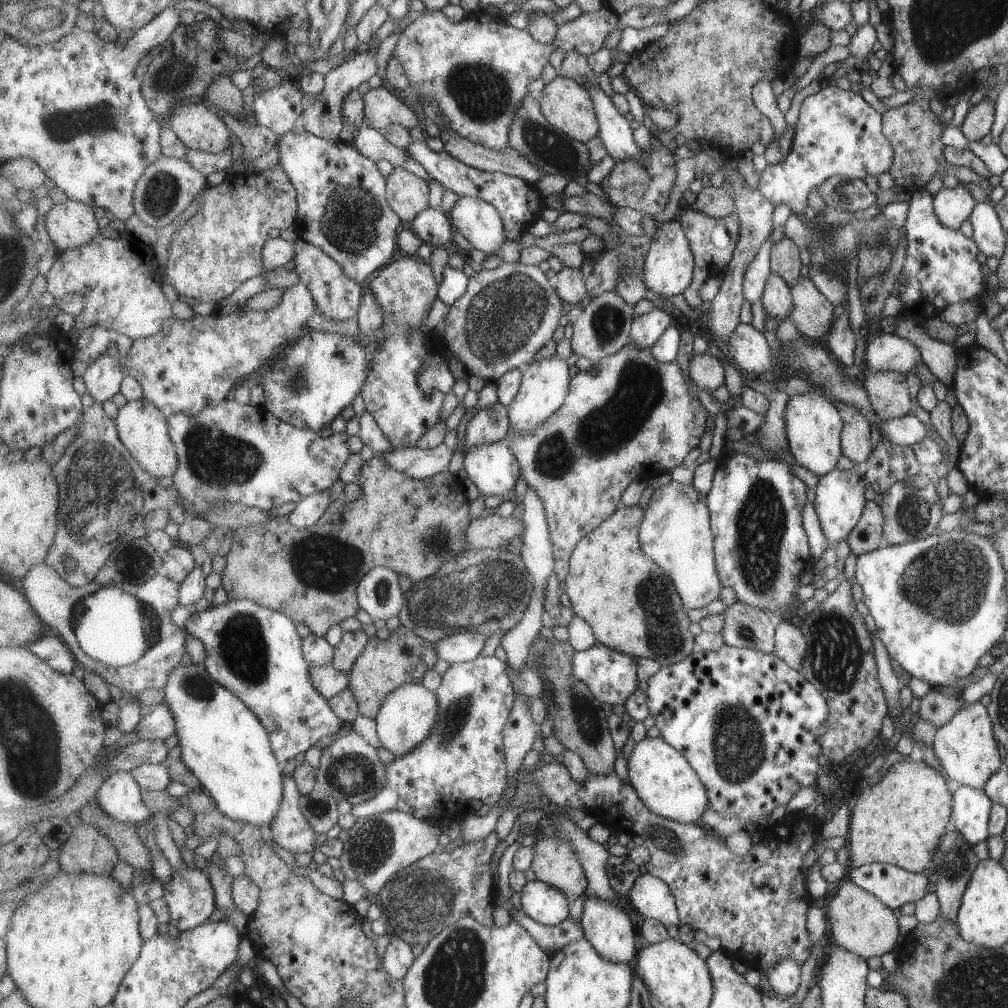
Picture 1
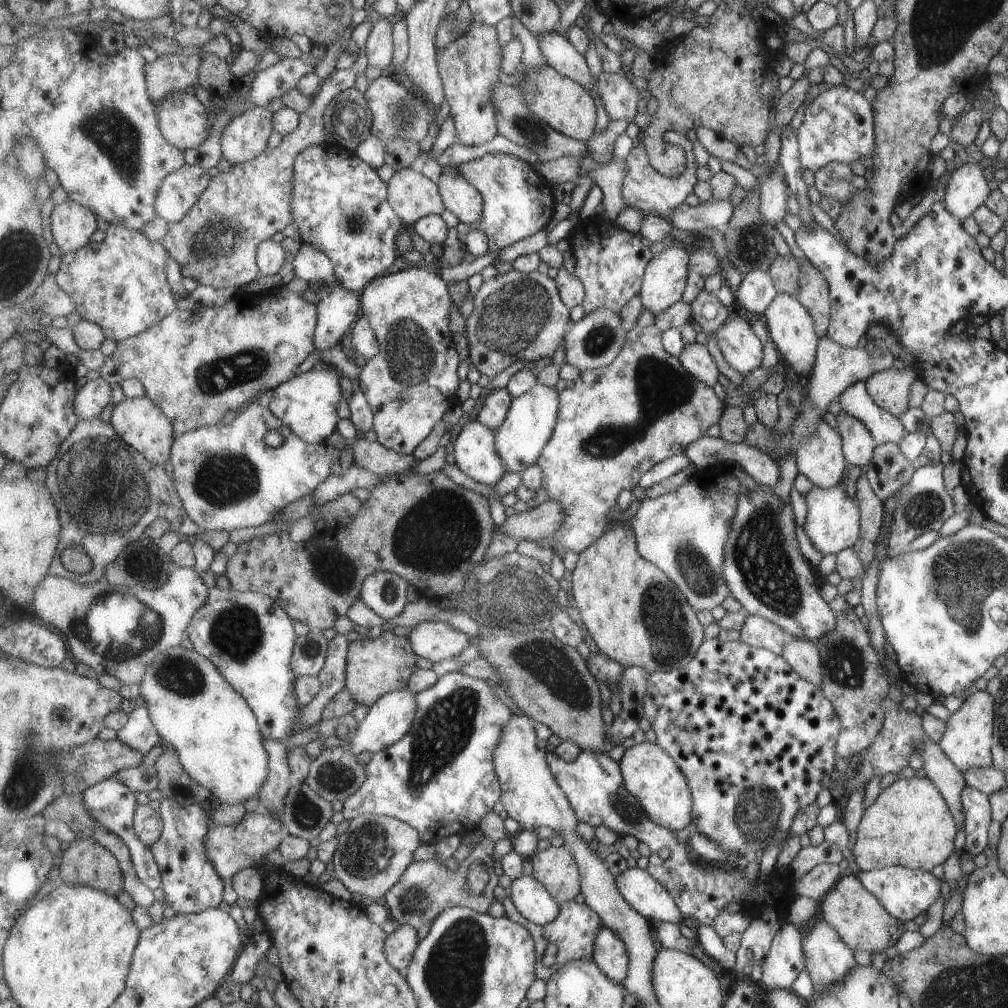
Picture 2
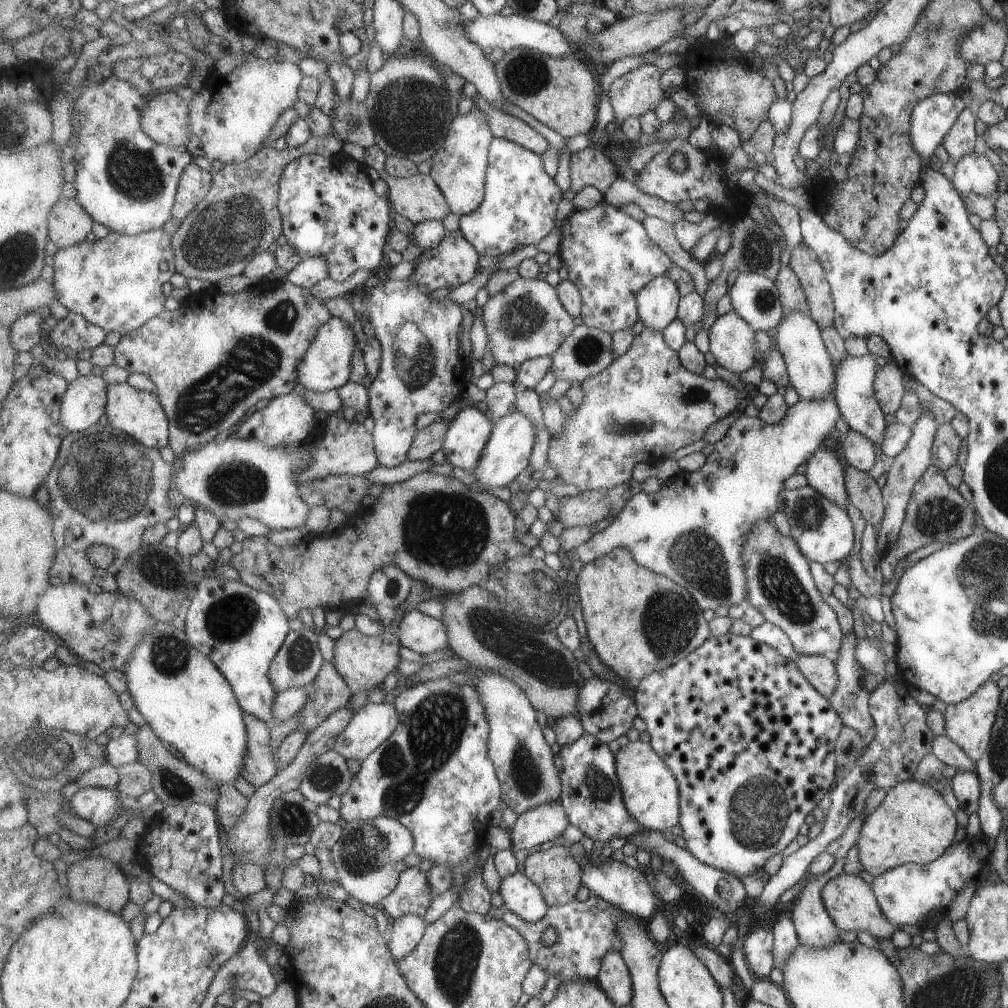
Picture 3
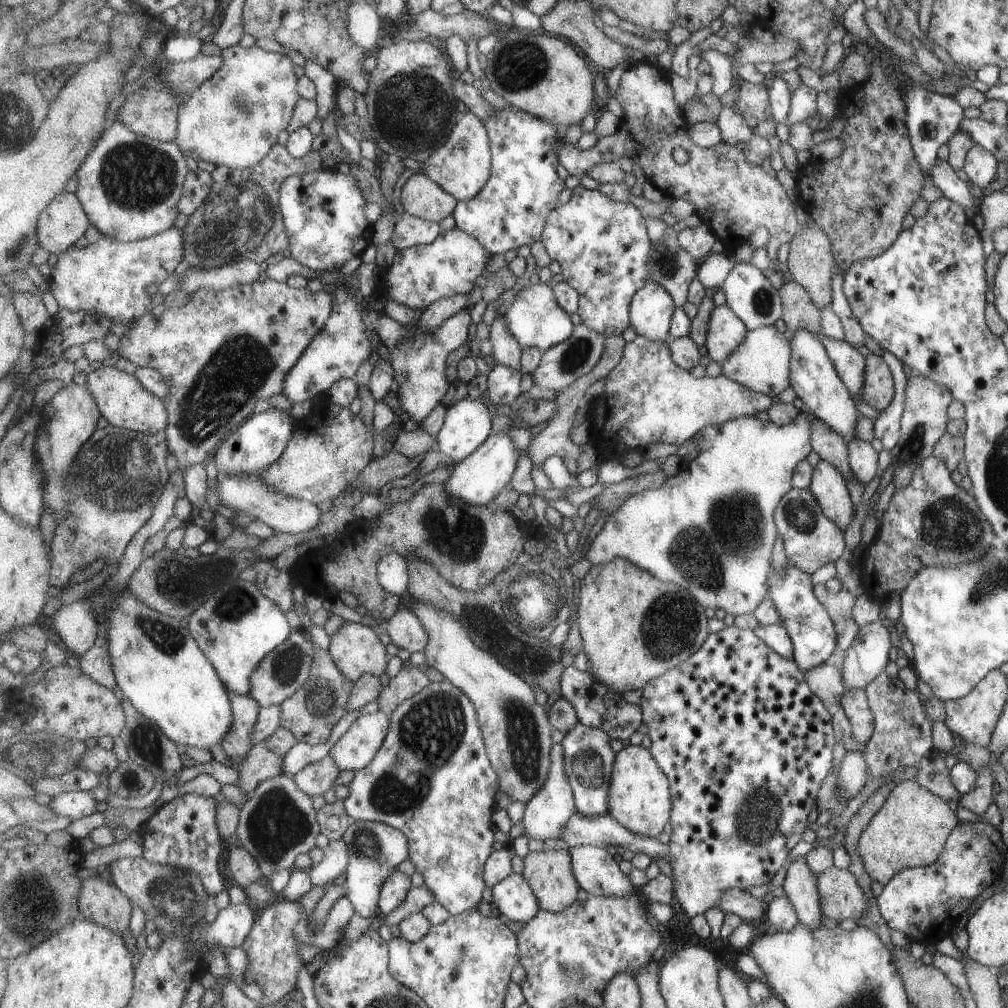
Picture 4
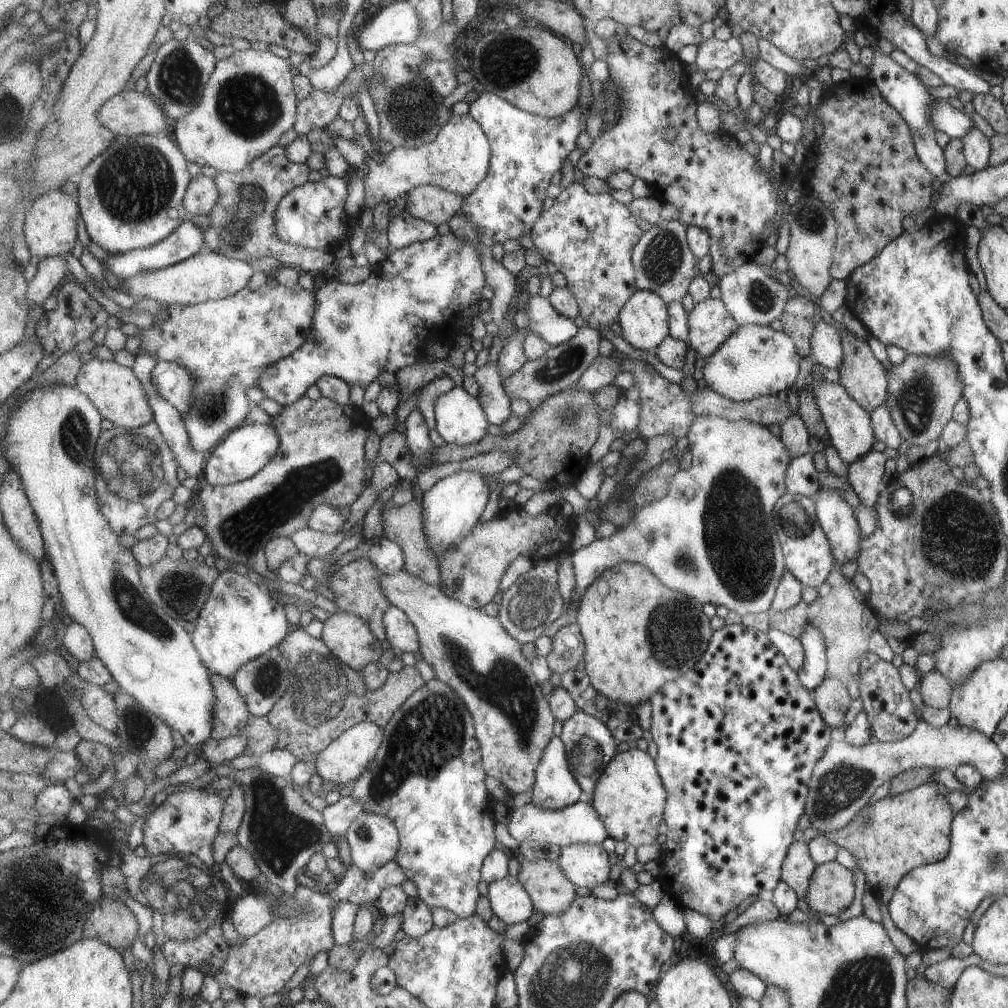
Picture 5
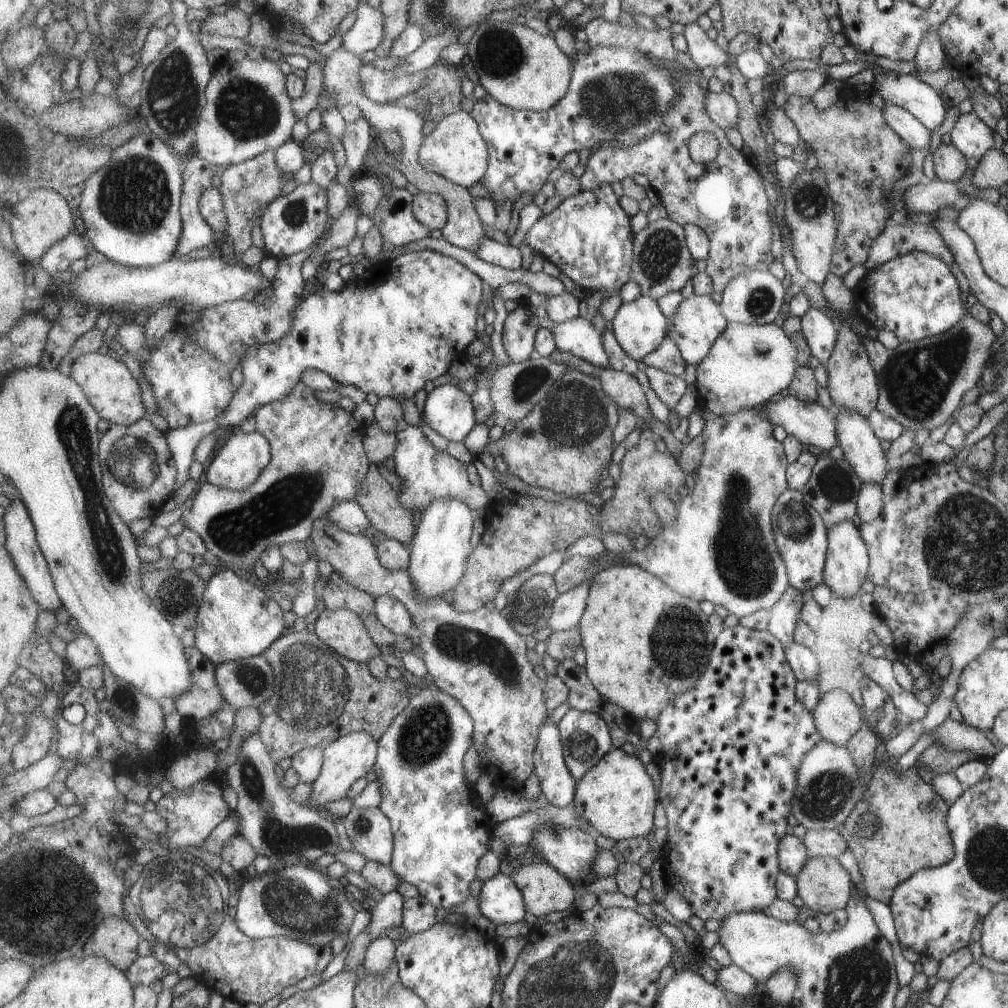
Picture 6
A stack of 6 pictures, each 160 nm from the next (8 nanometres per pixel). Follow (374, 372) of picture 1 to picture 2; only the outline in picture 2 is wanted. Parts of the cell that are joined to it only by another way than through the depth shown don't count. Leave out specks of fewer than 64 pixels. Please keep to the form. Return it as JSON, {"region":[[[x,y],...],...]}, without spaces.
{"region":[[[415,264],[413,268],[409,268],[403,272],[397,272],[395,274],[385,273],[375,280],[372,280],[361,292],[360,301],[362,302],[361,314],[367,315],[367,318],[371,321],[382,348],[379,355],[368,362],[363,361],[362,370],[359,375],[359,386],[367,395],[374,412],[373,429],[376,432],[377,440],[385,448],[394,450],[402,455],[413,455],[417,446],[419,446],[419,444],[433,432],[437,424],[443,420],[443,416],[447,414],[447,410],[451,410],[451,408],[459,404],[459,398],[456,392],[462,381],[458,372],[462,360],[459,358],[457,348],[455,348],[455,340],[453,340],[453,332],[451,332],[451,308],[453,308],[453,300],[451,300],[451,296],[449,296],[449,288],[447,288],[445,280],[441,278],[435,267]]]}

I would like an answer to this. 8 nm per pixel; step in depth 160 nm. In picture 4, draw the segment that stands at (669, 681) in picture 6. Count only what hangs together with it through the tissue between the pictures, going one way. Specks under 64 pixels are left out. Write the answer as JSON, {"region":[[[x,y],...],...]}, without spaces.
{"region":[[[627,558],[593,565],[579,586],[578,620],[590,670],[619,693],[643,689],[649,680],[683,664],[709,636],[705,608],[689,590],[660,580]]]}

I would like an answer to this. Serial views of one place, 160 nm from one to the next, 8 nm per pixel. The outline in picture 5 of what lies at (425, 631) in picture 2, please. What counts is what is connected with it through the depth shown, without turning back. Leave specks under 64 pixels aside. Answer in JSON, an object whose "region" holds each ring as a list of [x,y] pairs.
{"region":[[[392,604],[384,614],[388,642],[395,651],[417,652],[420,650],[420,636],[409,615]]]}

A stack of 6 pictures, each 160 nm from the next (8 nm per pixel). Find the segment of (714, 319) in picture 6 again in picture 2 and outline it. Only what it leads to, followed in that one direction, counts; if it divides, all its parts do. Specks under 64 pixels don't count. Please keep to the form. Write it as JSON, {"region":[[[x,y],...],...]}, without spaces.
{"region":[[[731,313],[726,323],[711,336],[717,340],[727,364],[742,376],[761,366],[763,342],[753,332],[751,321],[743,316]]]}

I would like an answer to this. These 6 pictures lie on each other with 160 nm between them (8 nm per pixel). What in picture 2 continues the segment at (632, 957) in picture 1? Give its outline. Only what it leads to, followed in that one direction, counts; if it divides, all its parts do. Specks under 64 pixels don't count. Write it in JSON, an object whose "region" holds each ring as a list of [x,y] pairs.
{"region":[[[604,924],[604,928],[596,938],[596,950],[593,960],[611,980],[624,984],[628,978],[630,956],[626,944],[621,937]]]}

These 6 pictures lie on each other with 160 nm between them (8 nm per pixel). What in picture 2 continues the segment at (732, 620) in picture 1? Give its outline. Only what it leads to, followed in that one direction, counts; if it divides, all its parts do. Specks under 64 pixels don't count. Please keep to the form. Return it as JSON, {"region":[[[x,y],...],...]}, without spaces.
{"region":[[[751,615],[740,630],[742,640],[757,648],[766,648],[783,655],[790,634],[770,620]]]}

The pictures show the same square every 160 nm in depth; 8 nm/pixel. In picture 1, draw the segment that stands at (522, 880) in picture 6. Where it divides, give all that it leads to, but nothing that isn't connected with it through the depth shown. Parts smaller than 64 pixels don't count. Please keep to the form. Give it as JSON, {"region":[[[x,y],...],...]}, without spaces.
{"region":[[[557,834],[537,841],[532,870],[539,880],[562,890],[570,899],[586,894],[588,876],[573,845]]]}

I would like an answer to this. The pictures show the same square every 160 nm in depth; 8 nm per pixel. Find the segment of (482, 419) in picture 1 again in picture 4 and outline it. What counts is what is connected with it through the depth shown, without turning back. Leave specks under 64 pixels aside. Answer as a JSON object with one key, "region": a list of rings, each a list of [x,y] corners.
{"region":[[[496,362],[495,368],[488,375],[487,386],[493,406],[512,405],[521,394],[521,378],[519,370],[513,370],[505,364]]]}

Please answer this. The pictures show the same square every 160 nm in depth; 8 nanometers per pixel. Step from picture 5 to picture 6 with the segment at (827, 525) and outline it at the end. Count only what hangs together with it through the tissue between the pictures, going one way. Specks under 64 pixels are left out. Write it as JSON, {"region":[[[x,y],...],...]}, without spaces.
{"region":[[[850,520],[838,522],[827,529],[827,558],[824,560],[823,584],[841,598],[851,598],[865,582],[867,570],[867,545],[860,536],[859,528]]]}

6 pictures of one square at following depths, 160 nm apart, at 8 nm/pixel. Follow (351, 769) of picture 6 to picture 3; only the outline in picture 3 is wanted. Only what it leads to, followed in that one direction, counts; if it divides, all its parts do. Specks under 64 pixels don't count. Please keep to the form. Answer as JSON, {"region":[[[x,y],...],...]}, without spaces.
{"region":[[[367,704],[359,709],[339,736],[334,749],[346,759],[362,763],[396,731],[400,712],[393,704]]]}

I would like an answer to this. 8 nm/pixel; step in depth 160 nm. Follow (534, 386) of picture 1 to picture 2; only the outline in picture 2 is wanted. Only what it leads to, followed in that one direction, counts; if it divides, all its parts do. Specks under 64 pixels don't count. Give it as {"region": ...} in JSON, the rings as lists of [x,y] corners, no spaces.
{"region":[[[535,385],[533,390],[517,397],[503,424],[497,430],[497,448],[505,461],[509,472],[523,474],[529,467],[538,462],[545,445],[552,439],[558,419],[560,405],[559,391],[555,386]]]}

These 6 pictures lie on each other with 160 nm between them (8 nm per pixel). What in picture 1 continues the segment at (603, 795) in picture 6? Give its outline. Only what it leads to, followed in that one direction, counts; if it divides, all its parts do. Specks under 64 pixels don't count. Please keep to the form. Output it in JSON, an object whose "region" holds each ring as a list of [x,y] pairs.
{"region":[[[662,736],[647,737],[636,744],[628,758],[628,767],[629,782],[652,813],[684,825],[700,823],[710,806],[707,787],[689,760]]]}

